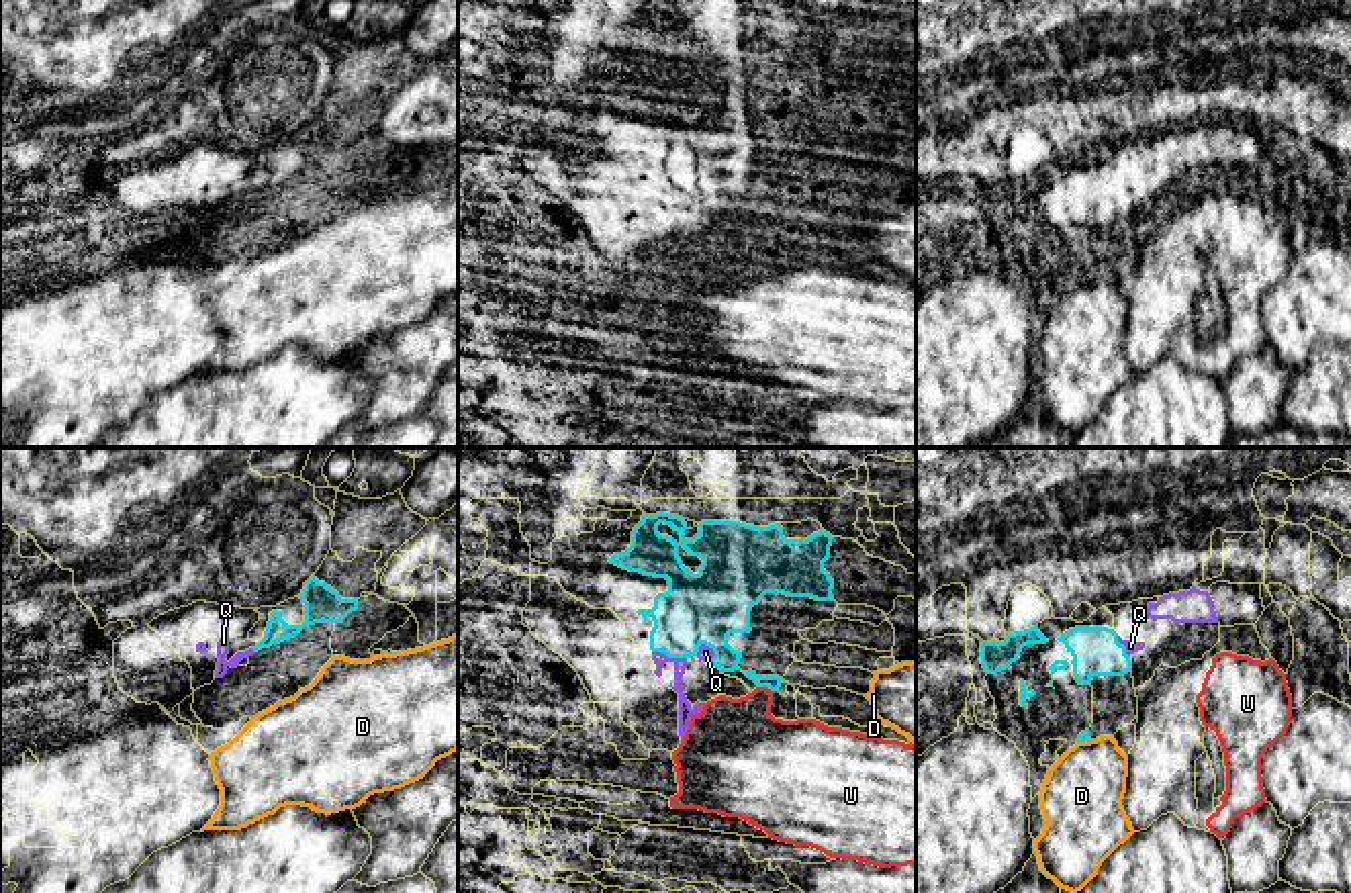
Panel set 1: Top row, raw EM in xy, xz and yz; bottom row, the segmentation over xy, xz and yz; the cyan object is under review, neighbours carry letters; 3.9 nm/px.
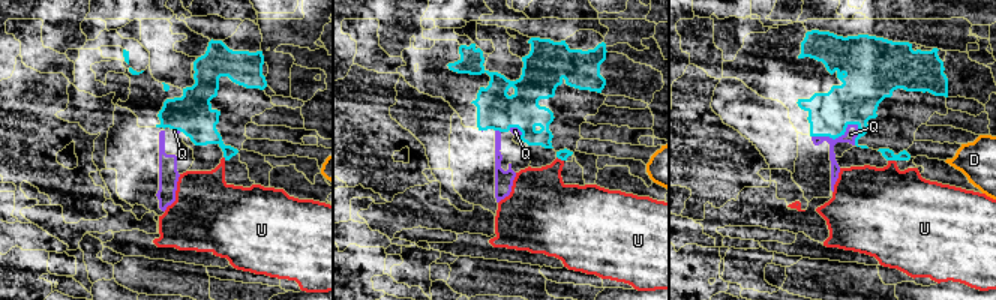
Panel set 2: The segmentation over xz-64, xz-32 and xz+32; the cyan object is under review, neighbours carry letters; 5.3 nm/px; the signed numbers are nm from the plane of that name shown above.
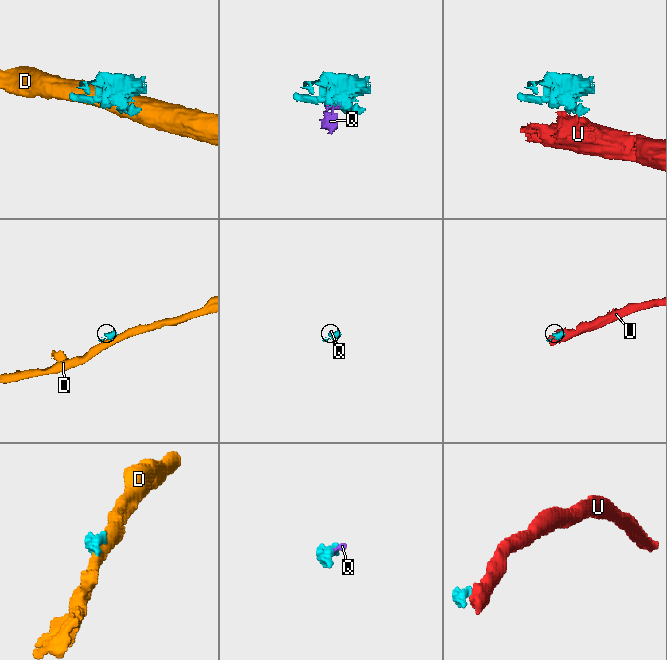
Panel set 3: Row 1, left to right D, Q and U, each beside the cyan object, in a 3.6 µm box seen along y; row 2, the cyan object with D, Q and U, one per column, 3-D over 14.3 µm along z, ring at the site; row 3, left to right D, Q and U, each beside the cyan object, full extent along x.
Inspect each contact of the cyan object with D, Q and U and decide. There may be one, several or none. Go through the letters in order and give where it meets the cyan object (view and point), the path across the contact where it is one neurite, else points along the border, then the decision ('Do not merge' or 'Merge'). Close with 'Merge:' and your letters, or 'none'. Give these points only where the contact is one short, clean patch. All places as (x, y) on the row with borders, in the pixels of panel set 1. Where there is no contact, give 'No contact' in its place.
D: Touches cyan at yz (1084, 740). Do not merge
Q: Touches cyan at xz (669, 656). Path across: xz (706, 607), (669, 644), (669, 656), (679, 665), (685, 712). Merge
U: Touches cyan at xz (765, 685). Do not merge
Merge: Q

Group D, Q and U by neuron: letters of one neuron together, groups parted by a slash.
D / Q / U

